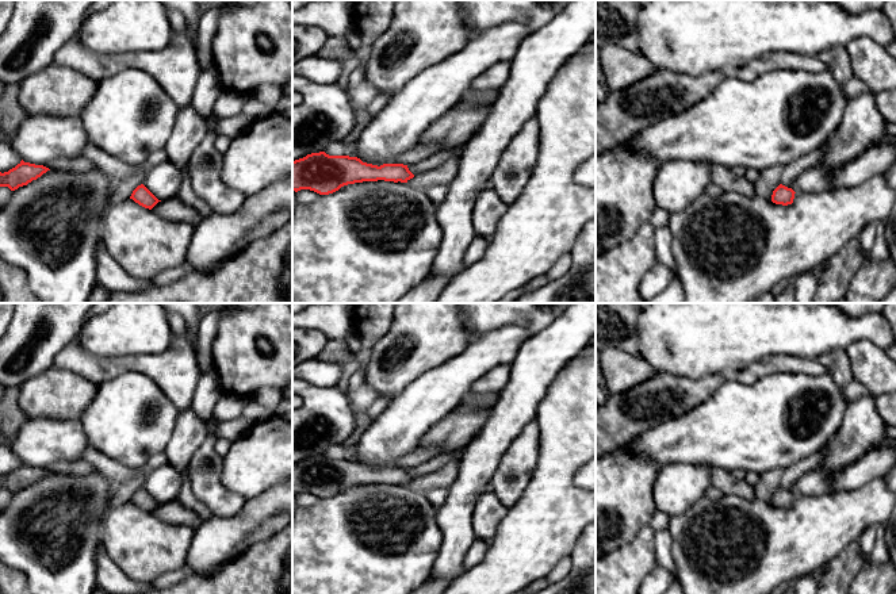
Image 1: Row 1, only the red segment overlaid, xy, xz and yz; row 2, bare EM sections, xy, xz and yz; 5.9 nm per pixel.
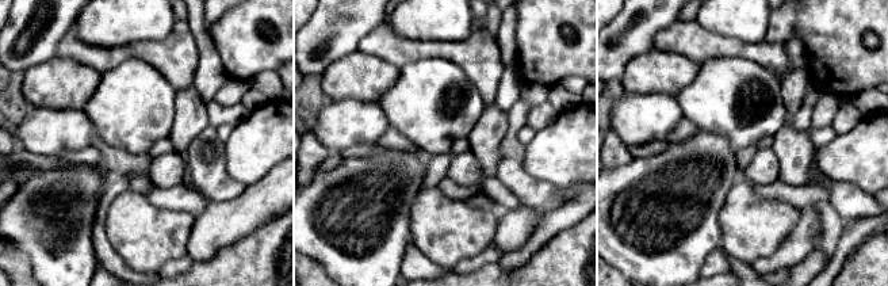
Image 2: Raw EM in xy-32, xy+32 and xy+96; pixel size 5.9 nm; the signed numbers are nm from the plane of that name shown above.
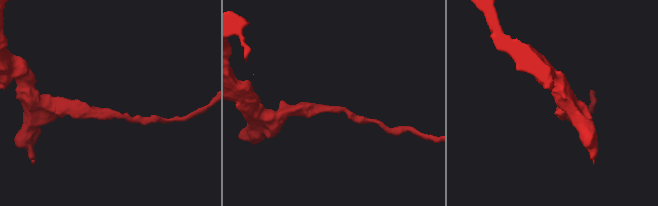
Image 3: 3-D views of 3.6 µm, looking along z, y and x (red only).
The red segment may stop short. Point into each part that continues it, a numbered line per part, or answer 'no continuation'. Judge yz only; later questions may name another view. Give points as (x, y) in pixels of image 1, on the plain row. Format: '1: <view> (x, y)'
no continuation

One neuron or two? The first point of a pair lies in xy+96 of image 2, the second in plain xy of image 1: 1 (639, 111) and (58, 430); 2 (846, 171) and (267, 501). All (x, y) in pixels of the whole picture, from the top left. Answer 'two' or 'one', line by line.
1: one
2: two

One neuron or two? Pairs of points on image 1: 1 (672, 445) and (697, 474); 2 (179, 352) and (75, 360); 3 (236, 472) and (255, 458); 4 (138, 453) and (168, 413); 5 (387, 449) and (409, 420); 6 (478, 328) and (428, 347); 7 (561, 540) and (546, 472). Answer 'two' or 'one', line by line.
1: two
2: one
3: one
4: one
5: one
6: two
7: one

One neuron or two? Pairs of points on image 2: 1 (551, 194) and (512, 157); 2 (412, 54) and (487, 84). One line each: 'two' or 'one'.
1: one
2: one

